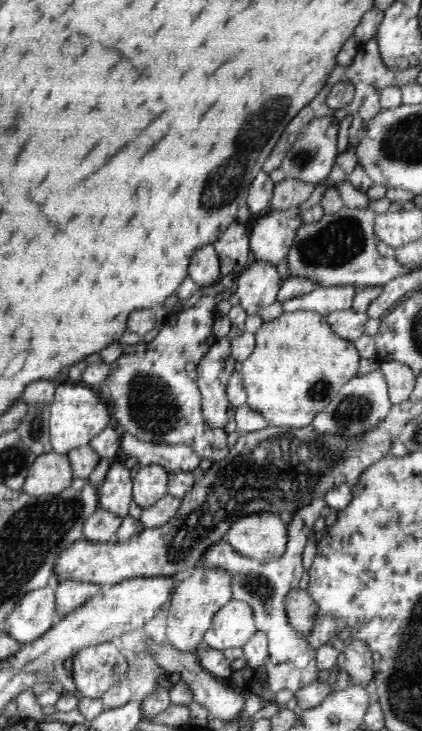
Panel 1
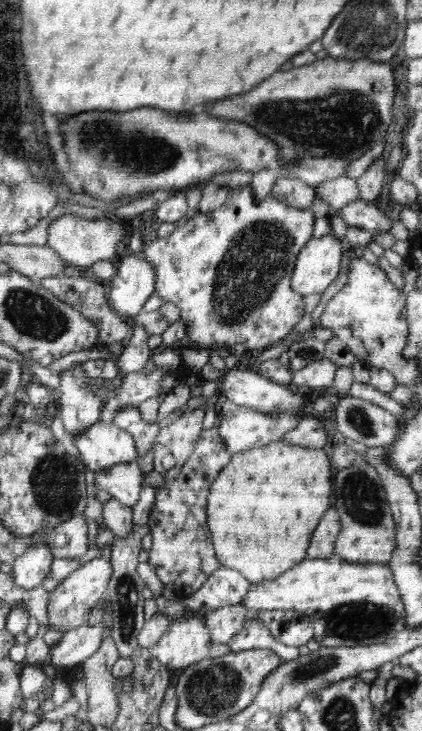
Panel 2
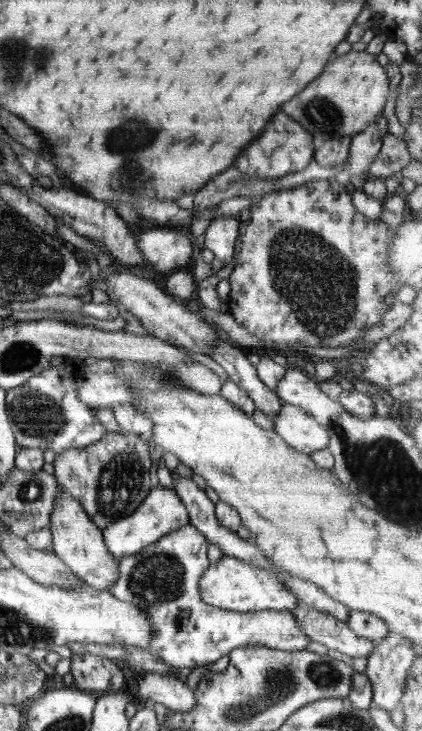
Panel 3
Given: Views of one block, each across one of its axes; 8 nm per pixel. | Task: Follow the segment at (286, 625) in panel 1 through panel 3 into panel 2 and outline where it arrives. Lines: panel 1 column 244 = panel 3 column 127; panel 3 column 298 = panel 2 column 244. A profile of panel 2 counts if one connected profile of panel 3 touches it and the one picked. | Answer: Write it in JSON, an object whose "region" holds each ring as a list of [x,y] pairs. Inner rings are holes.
{"region":[[[254,612],[248,614],[244,628],[236,636],[228,640],[230,652],[244,652],[250,649],[270,649],[274,651],[283,661],[294,660],[298,655],[298,647],[282,644],[276,640],[272,633],[262,626],[254,617]]]}

